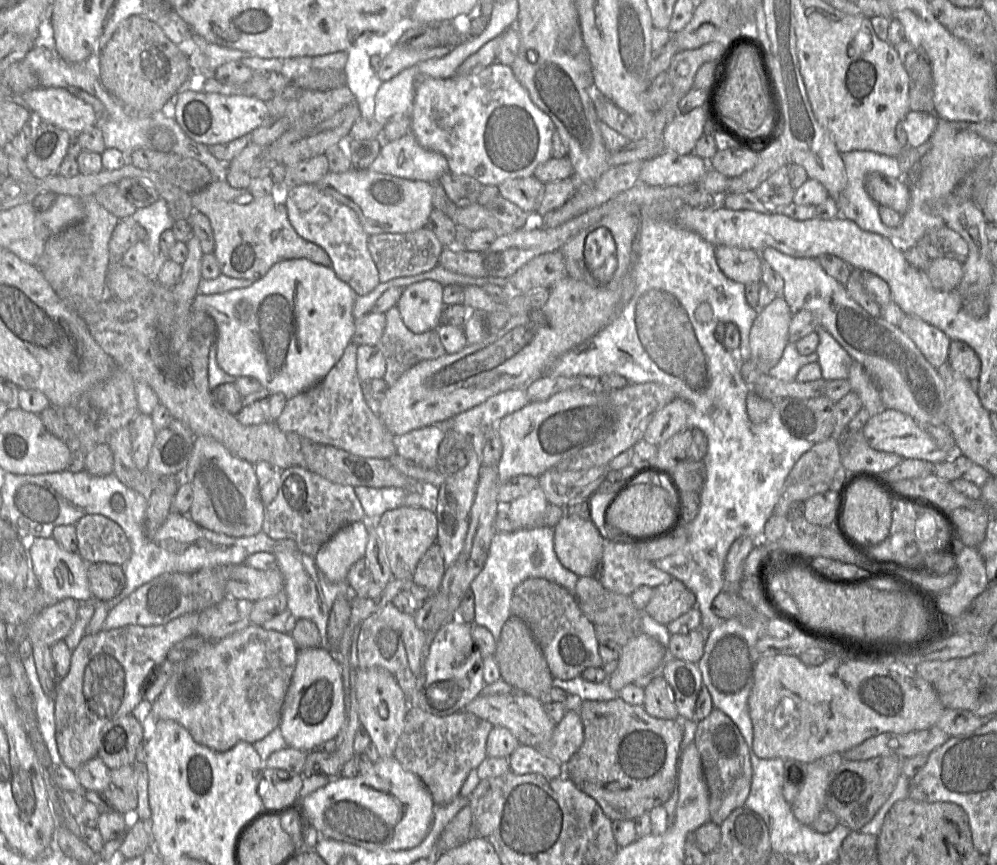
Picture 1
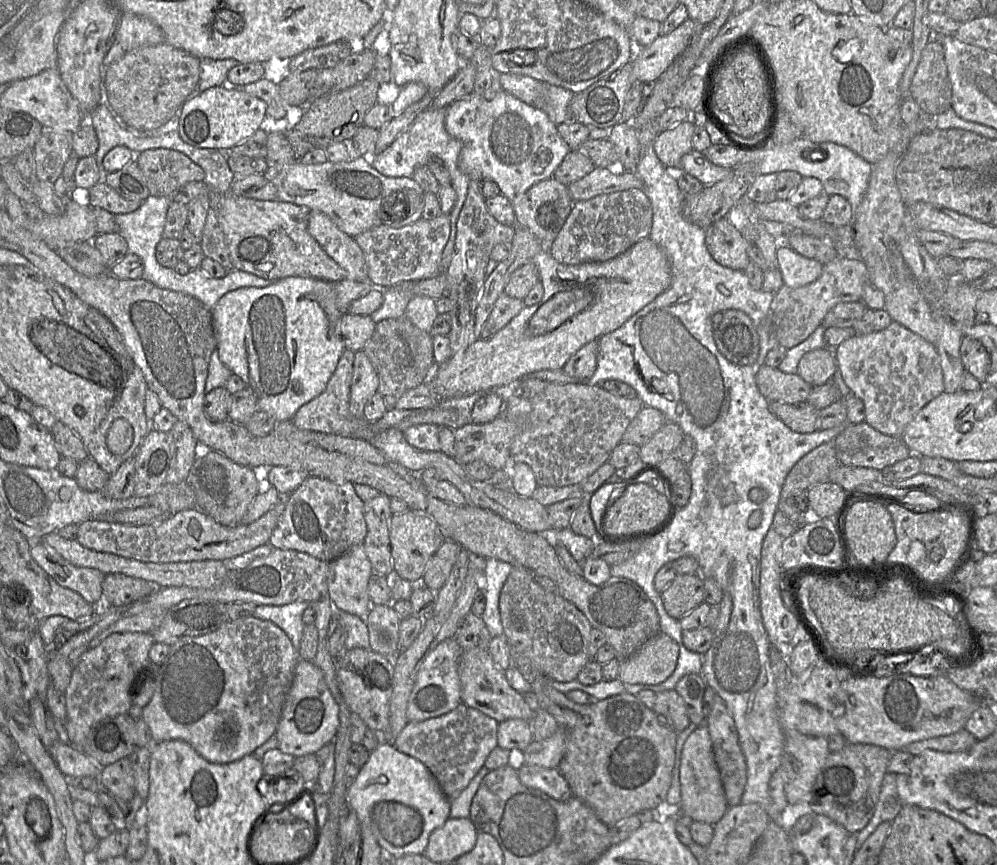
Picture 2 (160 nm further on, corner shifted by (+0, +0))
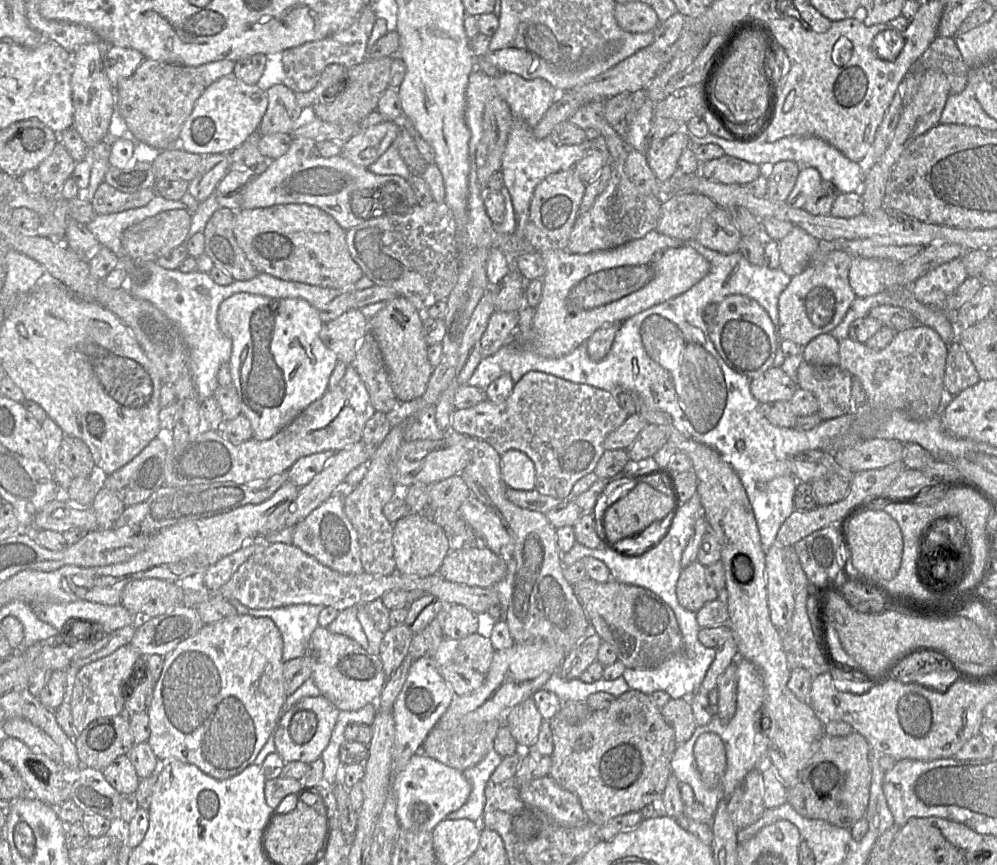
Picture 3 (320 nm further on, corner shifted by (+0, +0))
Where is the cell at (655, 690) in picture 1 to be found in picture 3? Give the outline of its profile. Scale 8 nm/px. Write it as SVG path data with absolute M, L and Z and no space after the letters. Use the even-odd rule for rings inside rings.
M689 698L670 699L661 709L661 715L673 728L677 745L688 741L693 735L695 722Z

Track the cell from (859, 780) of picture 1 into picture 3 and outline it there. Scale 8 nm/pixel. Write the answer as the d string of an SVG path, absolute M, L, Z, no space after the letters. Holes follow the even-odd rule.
M856 731L844 737L823 734L816 743L813 754L800 769L795 783L788 788L787 803L806 818L823 820L836 827L850 830L865 816L869 804L871 787L869 753L871 751L867 740Z

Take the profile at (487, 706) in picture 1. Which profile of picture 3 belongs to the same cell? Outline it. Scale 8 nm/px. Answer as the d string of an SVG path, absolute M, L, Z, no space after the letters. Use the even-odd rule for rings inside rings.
M475 633L457 640L444 638L431 656L436 662L438 671L449 684L454 695L465 696L482 686L494 653L495 649L490 637L487 638Z

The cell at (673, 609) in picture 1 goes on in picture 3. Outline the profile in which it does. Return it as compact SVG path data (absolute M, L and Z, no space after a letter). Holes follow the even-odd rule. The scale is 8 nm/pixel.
M694 561L683 568L676 584L679 604L688 611L697 612L705 604L717 599L717 590L706 577L706 567Z

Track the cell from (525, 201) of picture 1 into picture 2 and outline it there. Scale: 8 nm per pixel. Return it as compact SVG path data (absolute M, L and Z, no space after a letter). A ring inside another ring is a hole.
M553 177L538 182L512 201L518 226L528 229L548 251L565 224L573 204L568 186Z

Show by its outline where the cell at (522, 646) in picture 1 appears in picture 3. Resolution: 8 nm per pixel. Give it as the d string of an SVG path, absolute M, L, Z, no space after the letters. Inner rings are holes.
M630 689L617 697L608 708L594 710L590 717L579 725L569 724L561 715L561 709L557 715L549 721L549 723L552 729L553 753L550 756L552 764L548 776L550 776L562 788L572 792L578 797L582 809L588 818L588 823L591 823L596 828L600 828L616 816L629 812L640 812L644 806L650 803L658 803L660 801L671 774L671 760L678 745L675 741L673 728L665 721L664 717L661 715L660 709L654 705L649 695L638 690Z

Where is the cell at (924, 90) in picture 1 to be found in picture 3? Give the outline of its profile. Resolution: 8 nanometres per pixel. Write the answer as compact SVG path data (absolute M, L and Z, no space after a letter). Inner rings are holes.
M937 37L919 58L925 70L936 69L945 74L949 94L959 94L967 87L970 69L963 61L953 37Z

